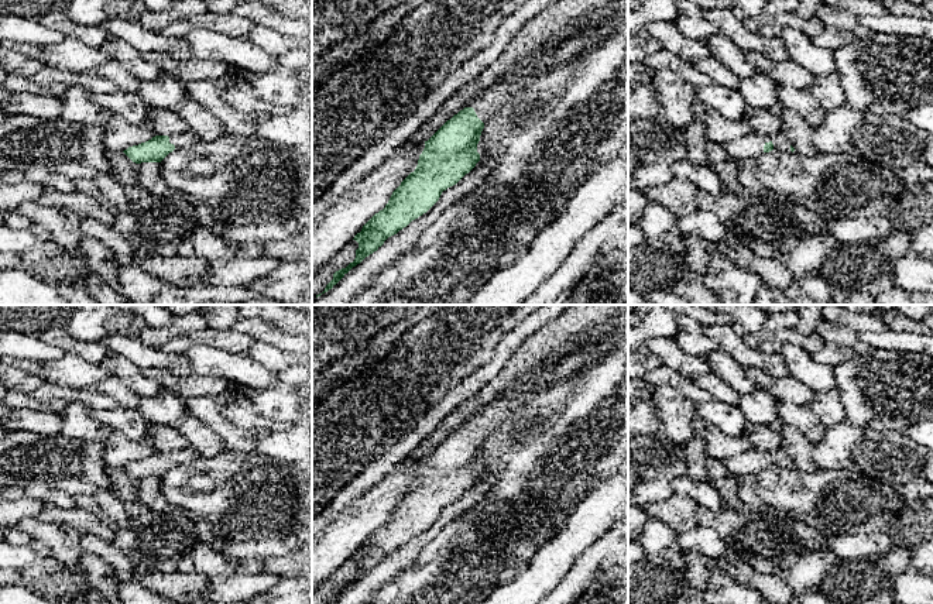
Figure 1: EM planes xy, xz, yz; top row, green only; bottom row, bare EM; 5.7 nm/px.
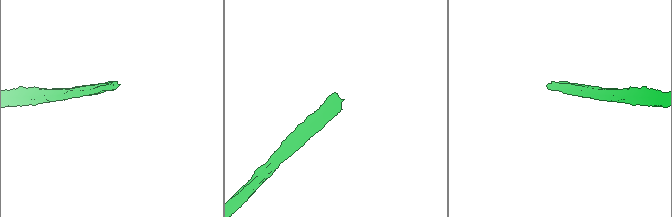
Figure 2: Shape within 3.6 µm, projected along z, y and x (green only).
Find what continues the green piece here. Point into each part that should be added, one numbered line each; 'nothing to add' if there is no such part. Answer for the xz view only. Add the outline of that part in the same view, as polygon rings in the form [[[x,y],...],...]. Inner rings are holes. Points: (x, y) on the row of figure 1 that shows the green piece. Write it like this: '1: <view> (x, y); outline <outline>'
1: xz (520, 75); outline [[[559,41],[549,42],[539,51],[514,64],[502,78],[474,97],[467,107],[473,107],[477,117],[486,124],[529,83],[558,68],[549,65],[548,61],[560,45],[562,42]]]

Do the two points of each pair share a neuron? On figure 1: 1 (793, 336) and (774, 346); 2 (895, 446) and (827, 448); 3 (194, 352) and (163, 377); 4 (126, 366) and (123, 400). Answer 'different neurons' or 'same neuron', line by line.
1: same neuron
2: same neuron
3: different neurons
4: different neurons

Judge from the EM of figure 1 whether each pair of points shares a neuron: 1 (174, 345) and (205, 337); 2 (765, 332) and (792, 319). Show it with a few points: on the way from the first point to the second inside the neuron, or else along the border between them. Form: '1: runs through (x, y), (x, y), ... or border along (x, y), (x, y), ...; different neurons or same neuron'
1: runs through (181, 345), (188, 339), (198, 337); same neuron
2: runs through (772, 326), (778, 321), (785, 321); same neuron

